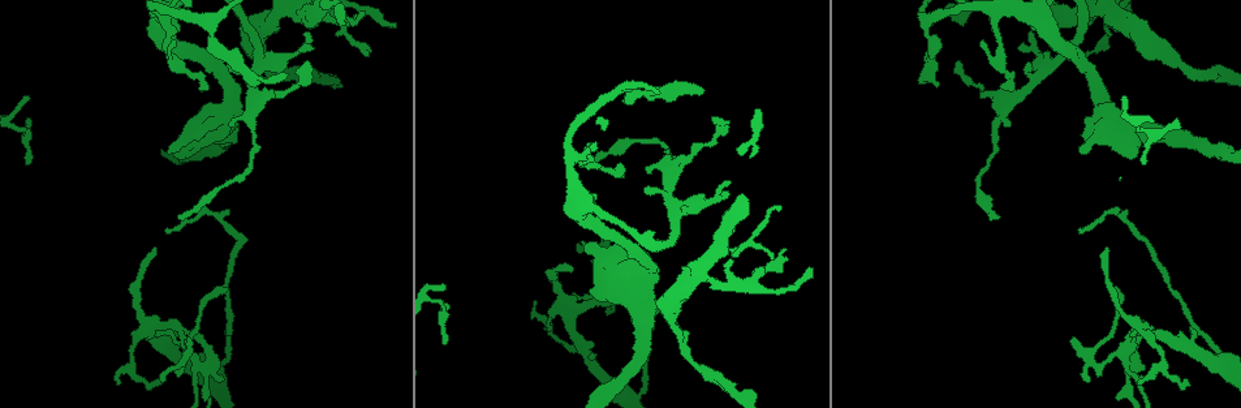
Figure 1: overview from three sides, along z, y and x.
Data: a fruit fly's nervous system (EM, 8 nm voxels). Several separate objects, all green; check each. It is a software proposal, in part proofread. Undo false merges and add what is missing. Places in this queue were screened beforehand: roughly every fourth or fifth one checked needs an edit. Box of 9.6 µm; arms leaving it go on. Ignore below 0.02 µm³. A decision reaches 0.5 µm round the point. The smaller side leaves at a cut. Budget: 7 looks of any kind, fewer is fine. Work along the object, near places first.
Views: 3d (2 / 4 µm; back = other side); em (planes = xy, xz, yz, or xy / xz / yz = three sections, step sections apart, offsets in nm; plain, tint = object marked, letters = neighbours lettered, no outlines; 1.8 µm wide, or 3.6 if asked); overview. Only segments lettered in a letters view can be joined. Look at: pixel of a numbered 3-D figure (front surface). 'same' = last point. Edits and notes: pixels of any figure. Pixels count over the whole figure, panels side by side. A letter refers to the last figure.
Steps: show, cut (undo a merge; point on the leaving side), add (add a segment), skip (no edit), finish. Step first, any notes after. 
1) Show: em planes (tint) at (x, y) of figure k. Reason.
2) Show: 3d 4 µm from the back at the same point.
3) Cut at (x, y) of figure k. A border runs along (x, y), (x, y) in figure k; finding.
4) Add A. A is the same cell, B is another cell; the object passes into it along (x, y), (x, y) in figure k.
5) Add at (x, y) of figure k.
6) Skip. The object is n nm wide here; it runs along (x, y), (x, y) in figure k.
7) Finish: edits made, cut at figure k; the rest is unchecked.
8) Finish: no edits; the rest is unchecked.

Show: em planes (letters) at (594, 293) of figure 1.

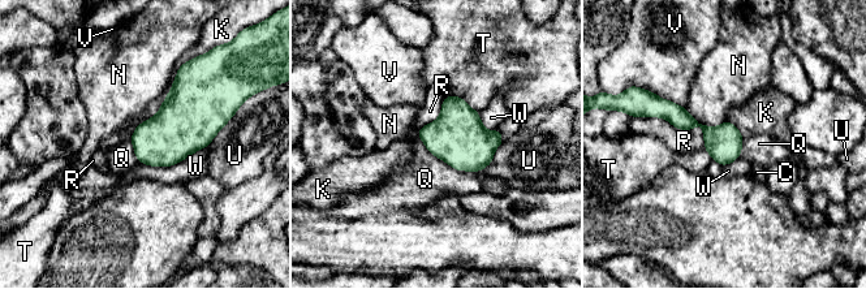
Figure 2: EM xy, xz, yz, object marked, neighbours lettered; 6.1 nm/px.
Skip. The object is 220 nm wide here; the longest contact is with K, 600 nm; C, K, N, Q, R, T, U, V and W are other cells; no lettered segment goes on from it.

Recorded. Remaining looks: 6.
Show: 3d 2 µm at (1075, 337) of figure 1. Thin end.

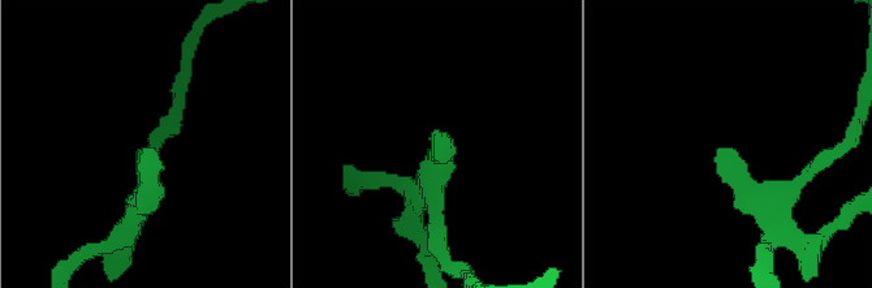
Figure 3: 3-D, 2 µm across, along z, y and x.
Show: em xy step 4 (letters) at (437, 133) of figure 3.

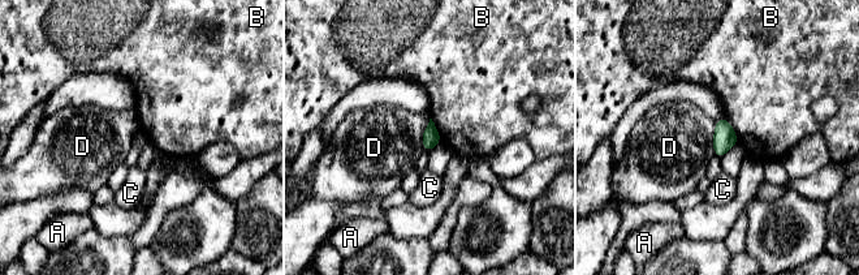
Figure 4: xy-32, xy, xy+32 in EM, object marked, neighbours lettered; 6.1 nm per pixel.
Skip. A, B, C and D are other cells; a border runs along (716, 121), (713, 132), (715, 154) in figure 4; none of them fits.

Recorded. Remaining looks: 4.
Show: em planes (letters) at (1010, 127) of figure 1. Tapers out.

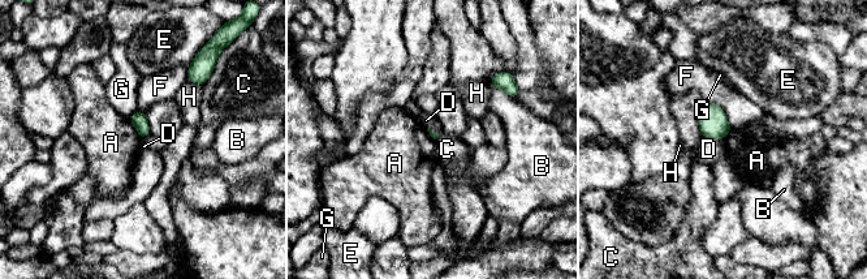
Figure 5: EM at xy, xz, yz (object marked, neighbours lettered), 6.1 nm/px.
Skip. A, B, C, D, E, F, G and H are other cells; none of them fits.

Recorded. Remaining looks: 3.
Finish: no edits; the rest is unchecked.

